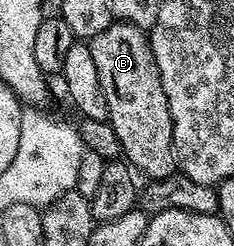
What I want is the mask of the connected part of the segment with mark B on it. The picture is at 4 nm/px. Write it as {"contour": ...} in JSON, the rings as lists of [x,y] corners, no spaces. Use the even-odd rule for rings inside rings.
{"contour":[[[119,19],[105,31],[101,31],[101,35],[90,38],[89,44],[93,51],[93,64],[97,66],[97,75],[101,78],[101,91],[105,91],[106,122],[117,135],[122,156],[136,174],[144,173],[144,178],[152,181],[165,179],[177,169],[173,147],[173,119],[169,115],[165,87],[161,87],[157,59],[153,59],[150,36],[137,26]]]}

